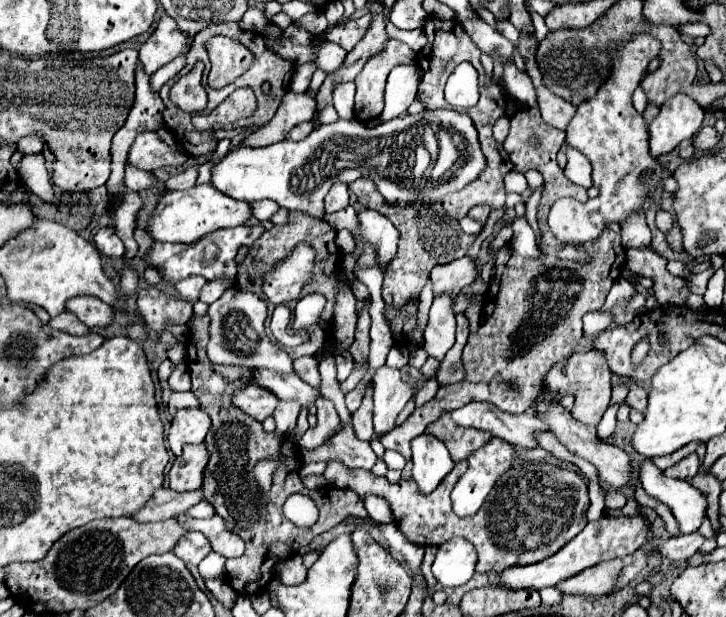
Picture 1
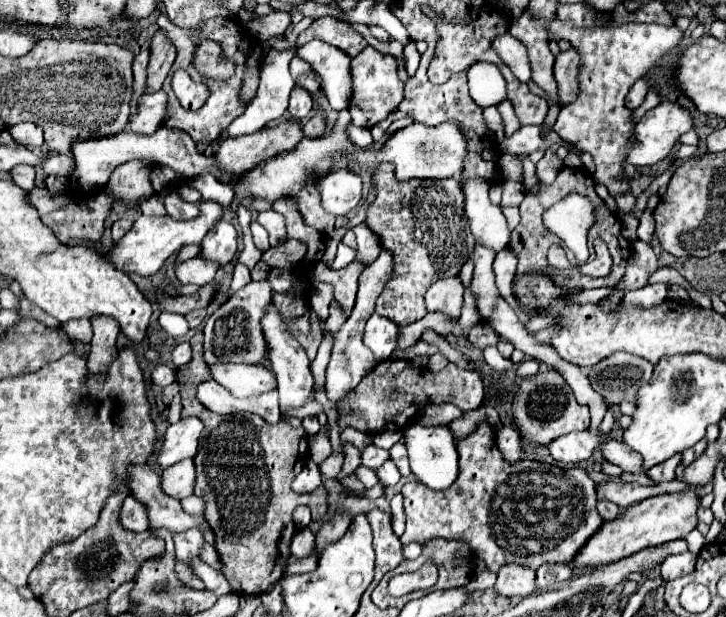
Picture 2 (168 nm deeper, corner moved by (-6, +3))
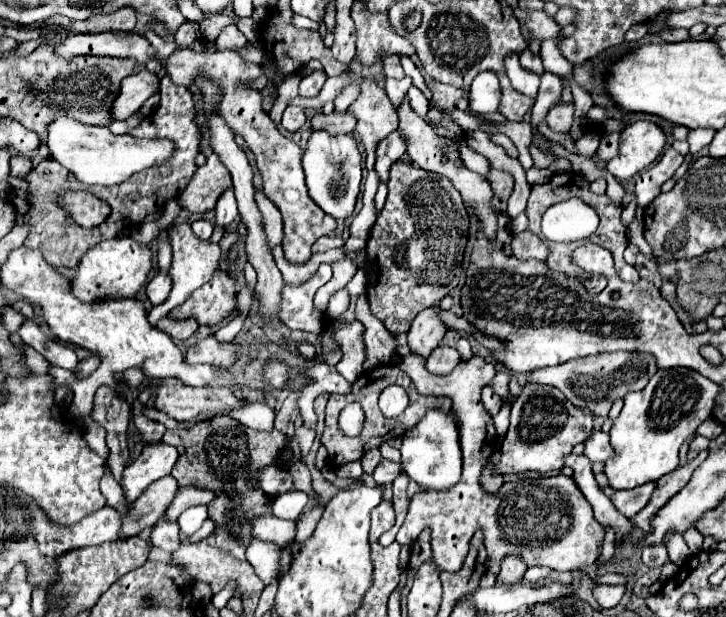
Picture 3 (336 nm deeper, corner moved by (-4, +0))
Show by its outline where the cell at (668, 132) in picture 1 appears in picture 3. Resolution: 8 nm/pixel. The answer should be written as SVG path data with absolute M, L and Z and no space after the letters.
M638 120L620 132L620 152L606 162L606 170L616 180L628 180L648 168L666 144L664 132L646 120Z

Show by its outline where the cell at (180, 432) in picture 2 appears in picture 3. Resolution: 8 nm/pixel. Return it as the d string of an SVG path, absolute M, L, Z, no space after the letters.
M158 442L146 446L142 454L124 470L122 474L122 490L126 502L134 502L152 482L168 476L178 460L178 450L170 444Z

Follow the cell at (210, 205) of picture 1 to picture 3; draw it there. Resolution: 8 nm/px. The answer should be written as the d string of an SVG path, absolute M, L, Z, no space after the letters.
M130 236L120 240L102 240L100 244L92 246L86 254L82 254L78 272L70 278L70 290L80 302L134 298L152 270L152 258L154 258L152 248L140 246Z

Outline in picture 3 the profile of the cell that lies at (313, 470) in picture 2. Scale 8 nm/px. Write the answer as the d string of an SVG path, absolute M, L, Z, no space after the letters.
M300 490L282 494L282 496L274 498L272 516L282 518L282 520L298 520L298 516L304 512L306 504L308 504L308 496Z

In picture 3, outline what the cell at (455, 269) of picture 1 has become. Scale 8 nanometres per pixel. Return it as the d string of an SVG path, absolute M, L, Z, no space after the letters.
M438 306L422 310L408 330L408 348L422 358L428 358L446 334L446 326L440 322L438 312Z

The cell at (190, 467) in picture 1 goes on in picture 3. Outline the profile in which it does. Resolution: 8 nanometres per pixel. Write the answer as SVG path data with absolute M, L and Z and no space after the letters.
M166 476L154 484L142 496L132 502L130 512L122 516L122 530L118 534L120 540L126 540L130 536L140 536L144 530L152 528L158 520L164 518L168 504L176 496L178 484L172 476Z

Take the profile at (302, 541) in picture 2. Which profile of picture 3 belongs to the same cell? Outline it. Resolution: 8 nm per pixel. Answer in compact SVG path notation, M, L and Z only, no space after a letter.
M316 504L316 506L308 508L300 516L300 520L296 522L296 542L302 542L302 540L306 540L306 538L312 536L314 528L316 528L320 516L322 516L322 512L324 512L324 506L322 504Z

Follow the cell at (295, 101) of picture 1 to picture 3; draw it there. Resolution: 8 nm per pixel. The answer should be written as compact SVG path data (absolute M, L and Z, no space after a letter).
M210 154L206 158L206 164L194 172L188 186L178 194L178 202L182 210L188 210L190 214L204 214L214 210L218 196L230 186L230 174L226 168L222 168L218 156Z

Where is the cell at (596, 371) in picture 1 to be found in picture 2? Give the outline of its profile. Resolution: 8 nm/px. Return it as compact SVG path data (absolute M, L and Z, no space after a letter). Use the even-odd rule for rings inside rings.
M546 369L534 377L520 381L512 397L512 405L514 405L514 423L520 427L522 439L532 445L546 445L546 441L552 441L564 433L584 431L590 423L588 407L580 405L574 399L570 385L556 369ZM564 395L566 395L566 403L564 403Z

